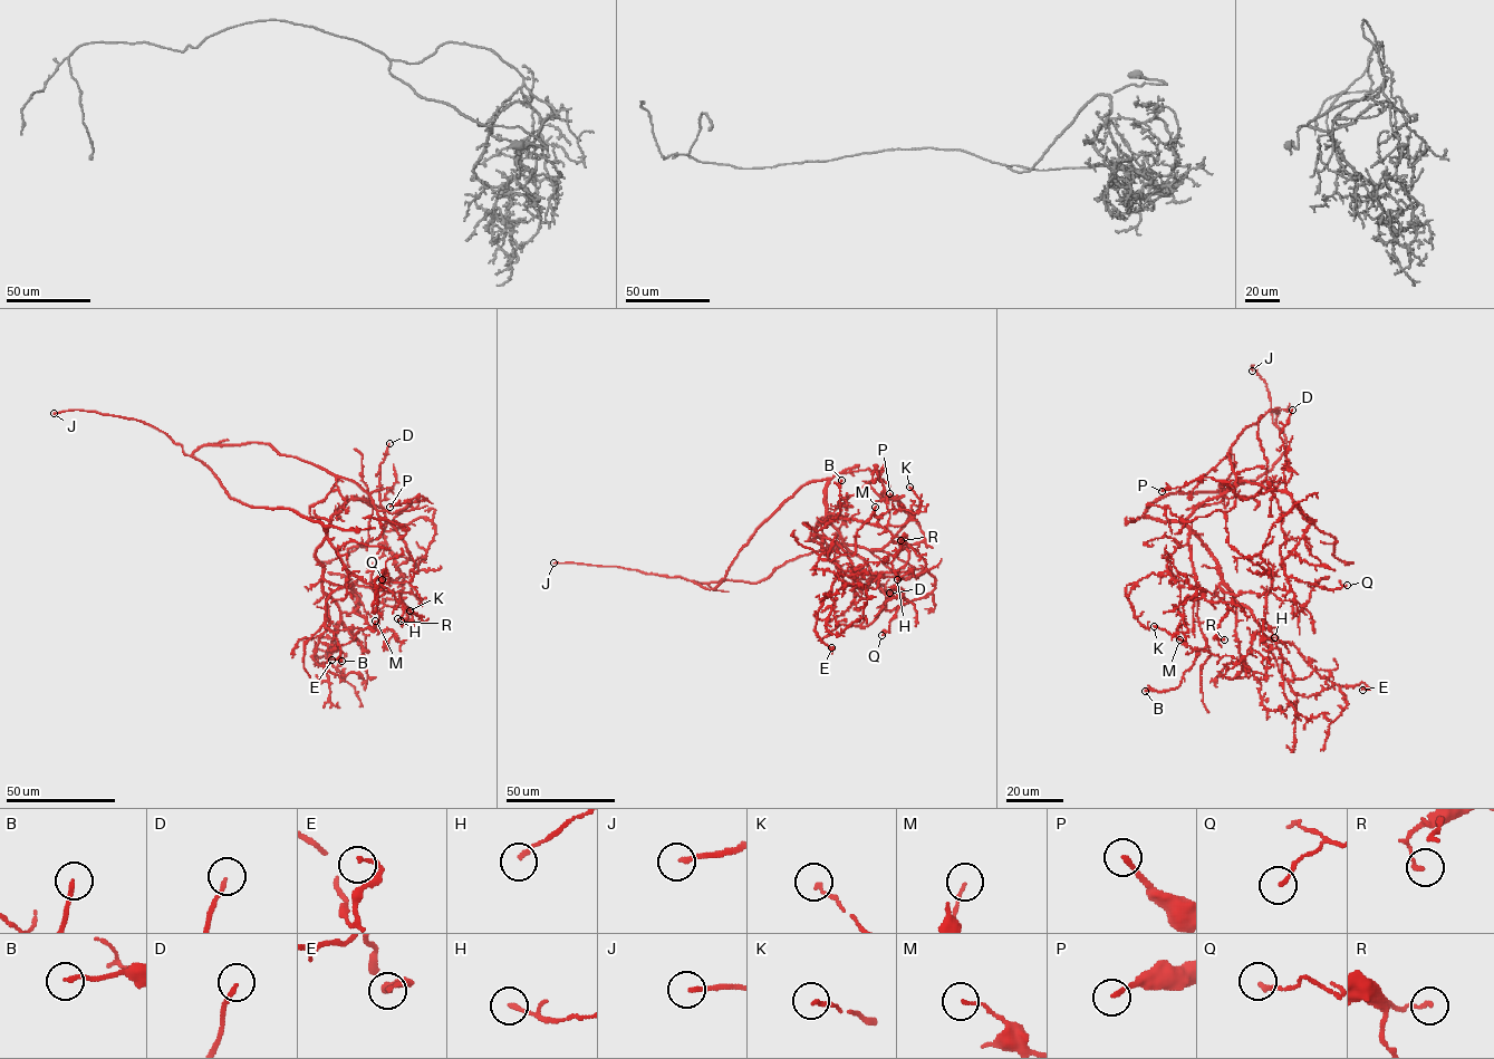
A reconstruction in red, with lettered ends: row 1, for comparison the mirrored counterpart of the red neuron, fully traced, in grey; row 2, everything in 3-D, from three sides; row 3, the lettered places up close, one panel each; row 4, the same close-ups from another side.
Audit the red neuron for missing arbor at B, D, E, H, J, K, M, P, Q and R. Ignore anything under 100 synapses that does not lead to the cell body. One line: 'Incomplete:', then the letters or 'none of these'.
Incomplete: J

